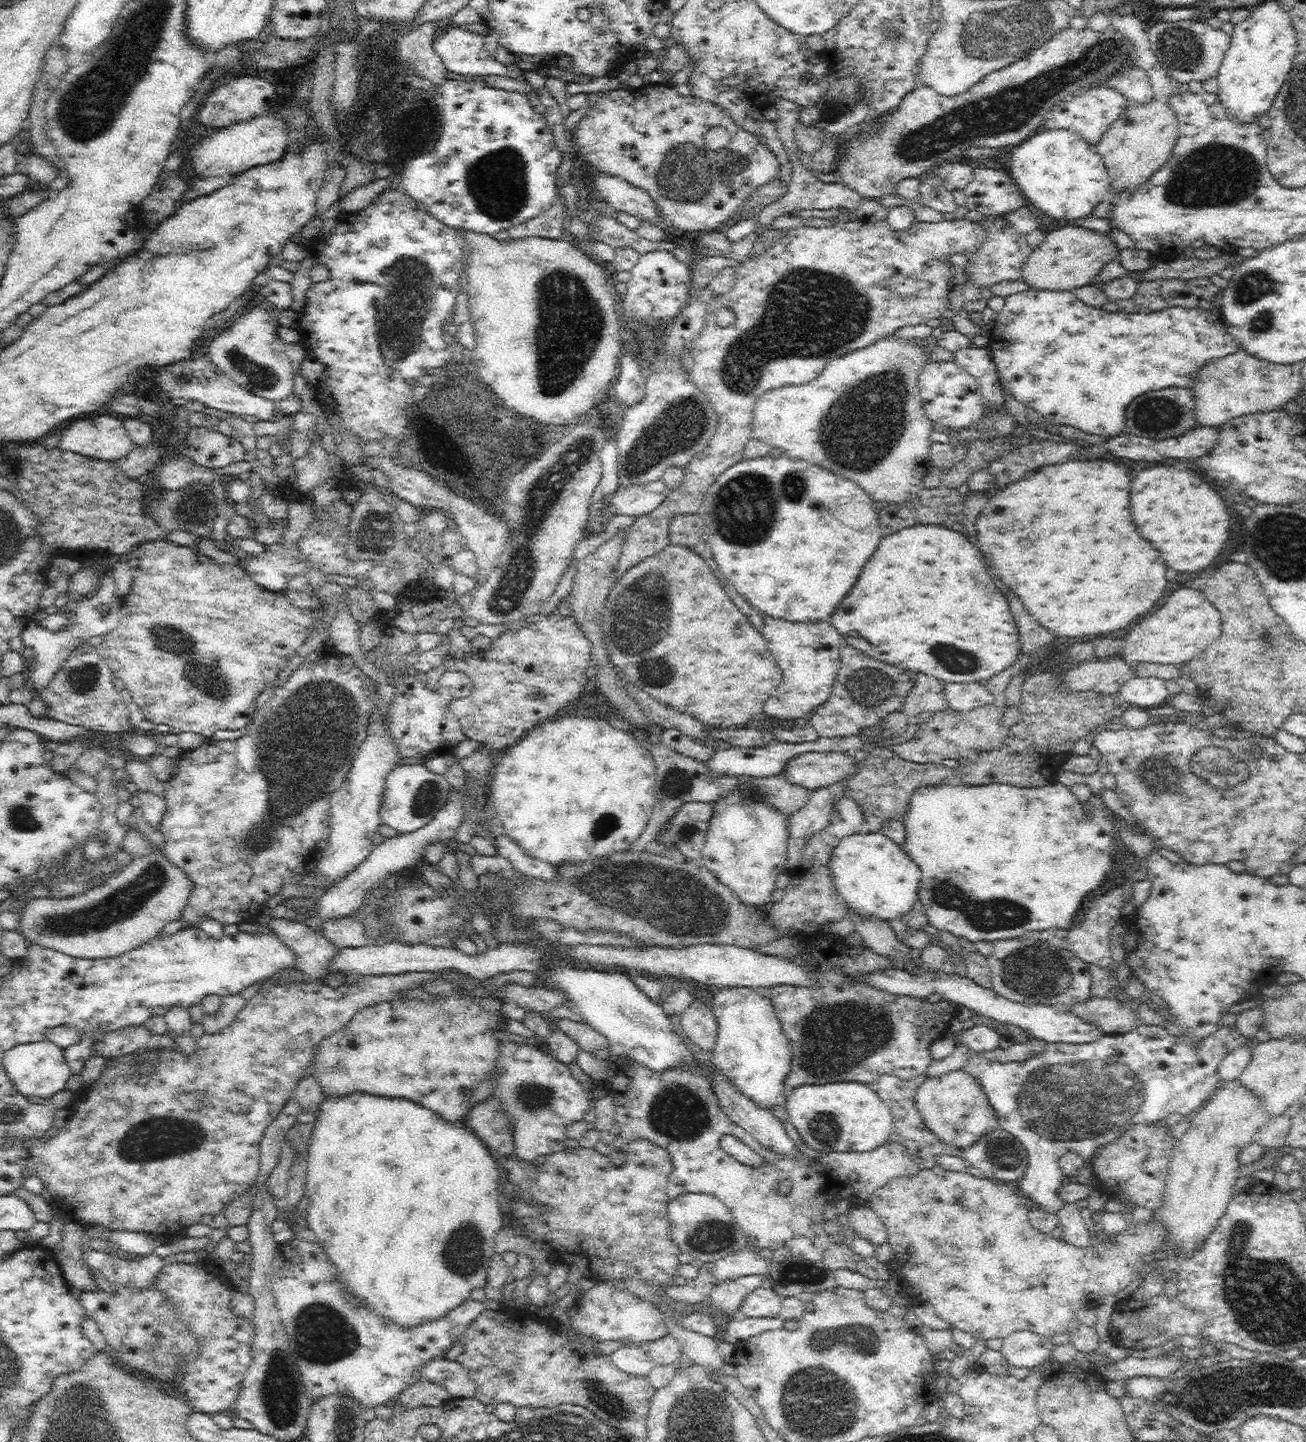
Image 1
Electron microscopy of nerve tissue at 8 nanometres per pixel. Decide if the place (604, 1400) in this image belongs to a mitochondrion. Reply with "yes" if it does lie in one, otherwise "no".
yes

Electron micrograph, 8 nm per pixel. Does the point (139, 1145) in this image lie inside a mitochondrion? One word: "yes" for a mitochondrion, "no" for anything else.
yes

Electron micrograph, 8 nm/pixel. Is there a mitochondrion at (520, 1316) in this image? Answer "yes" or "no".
no

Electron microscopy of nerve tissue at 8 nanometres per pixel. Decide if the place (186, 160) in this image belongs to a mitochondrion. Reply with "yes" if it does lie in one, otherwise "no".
no

